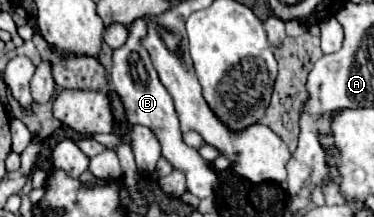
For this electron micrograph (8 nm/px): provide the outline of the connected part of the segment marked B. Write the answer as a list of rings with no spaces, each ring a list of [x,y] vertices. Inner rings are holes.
[[[136,19],[128,25],[128,41],[124,47],[114,51],[114,65],[110,71],[110,79],[114,85],[114,91],[118,93],[118,97],[122,99],[124,111],[126,111],[126,119],[128,123],[136,123],[136,125],[144,125],[148,127],[160,141],[162,147],[162,157],[178,171],[182,171],[186,175],[186,185],[188,191],[200,199],[204,197],[212,197],[214,187],[216,187],[216,171],[212,171],[212,165],[208,161],[202,159],[202,155],[184,143],[182,139],[182,131],[180,131],[180,123],[178,123],[178,115],[176,109],[172,105],[172,97],[170,93],[164,89],[164,85],[158,79],[158,73],[150,61],[148,51],[144,51],[144,47],[140,47],[140,39],[146,35],[146,23],[142,19]]]

